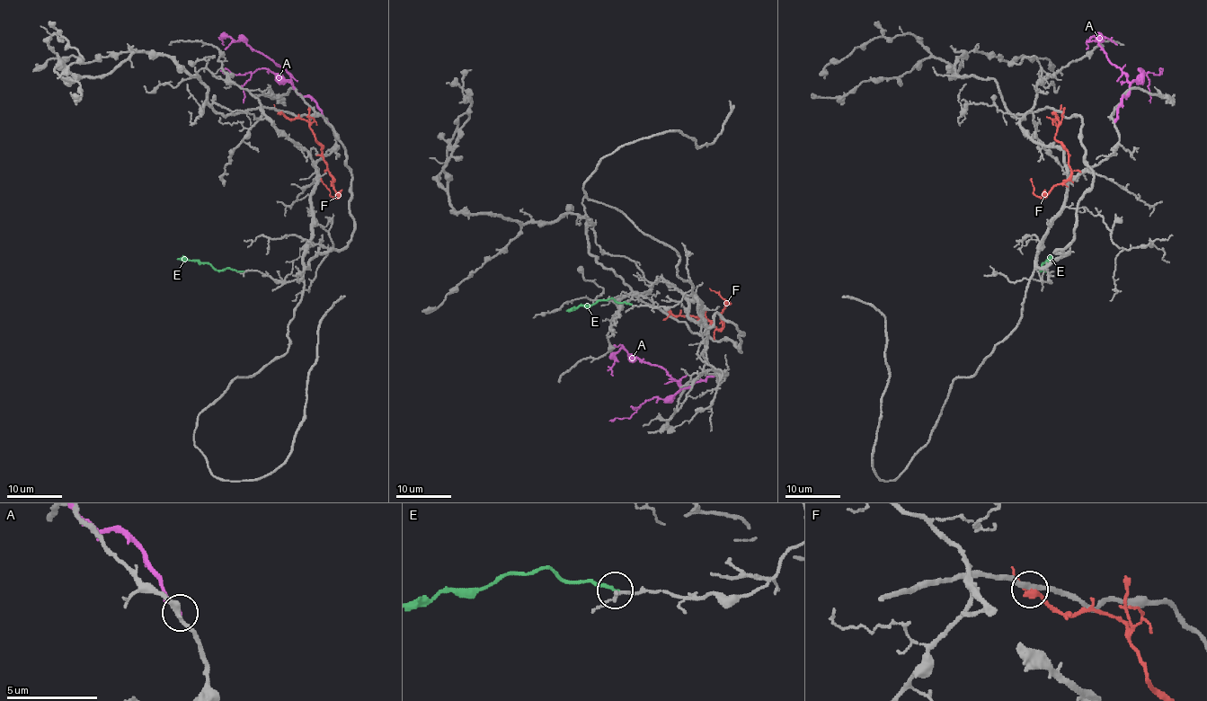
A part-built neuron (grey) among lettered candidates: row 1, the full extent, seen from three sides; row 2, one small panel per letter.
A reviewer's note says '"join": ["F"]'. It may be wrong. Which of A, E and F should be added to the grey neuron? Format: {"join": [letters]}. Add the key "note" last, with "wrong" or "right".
{"join": ["E"], "note": "wrong"}

